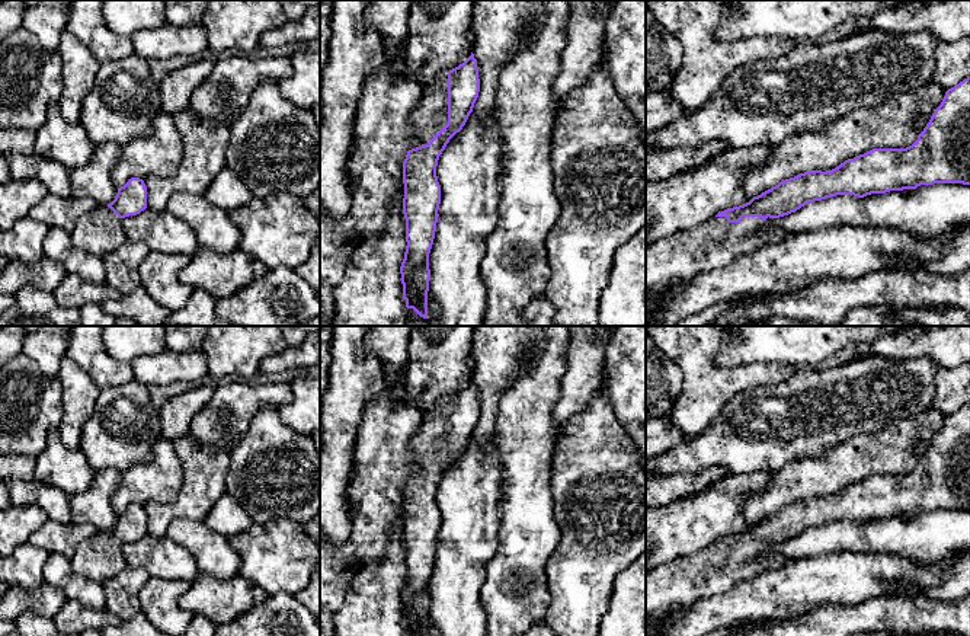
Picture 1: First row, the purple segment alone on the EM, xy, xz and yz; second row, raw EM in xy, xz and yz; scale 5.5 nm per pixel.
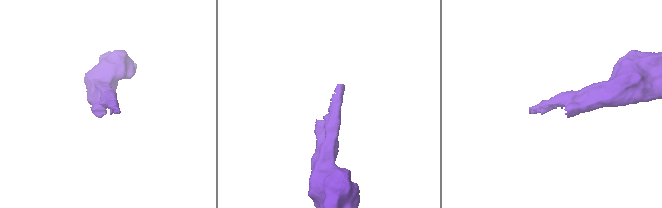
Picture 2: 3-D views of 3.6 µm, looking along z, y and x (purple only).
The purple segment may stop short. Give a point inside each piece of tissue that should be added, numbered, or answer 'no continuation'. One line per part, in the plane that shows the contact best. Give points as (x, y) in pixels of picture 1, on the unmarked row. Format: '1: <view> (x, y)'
1: xz (429, 441)

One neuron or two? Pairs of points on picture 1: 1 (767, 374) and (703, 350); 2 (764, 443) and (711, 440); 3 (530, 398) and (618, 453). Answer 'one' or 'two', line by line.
1: one
2: one
3: two

